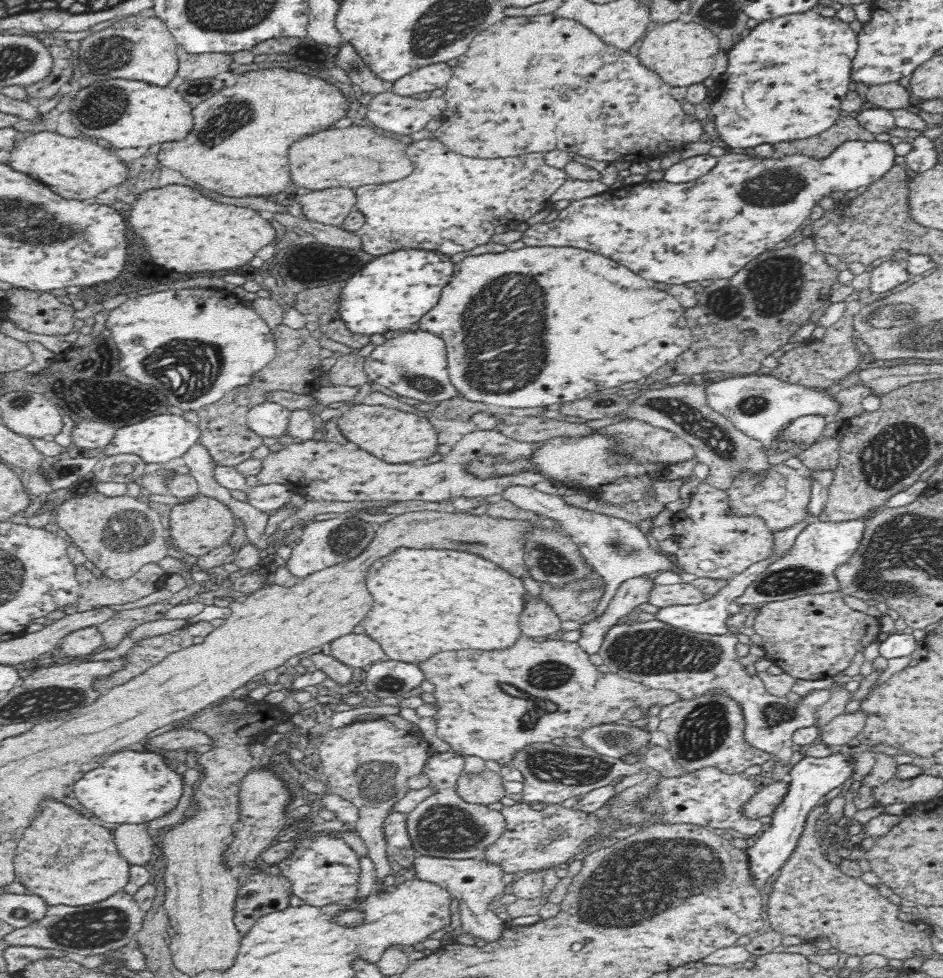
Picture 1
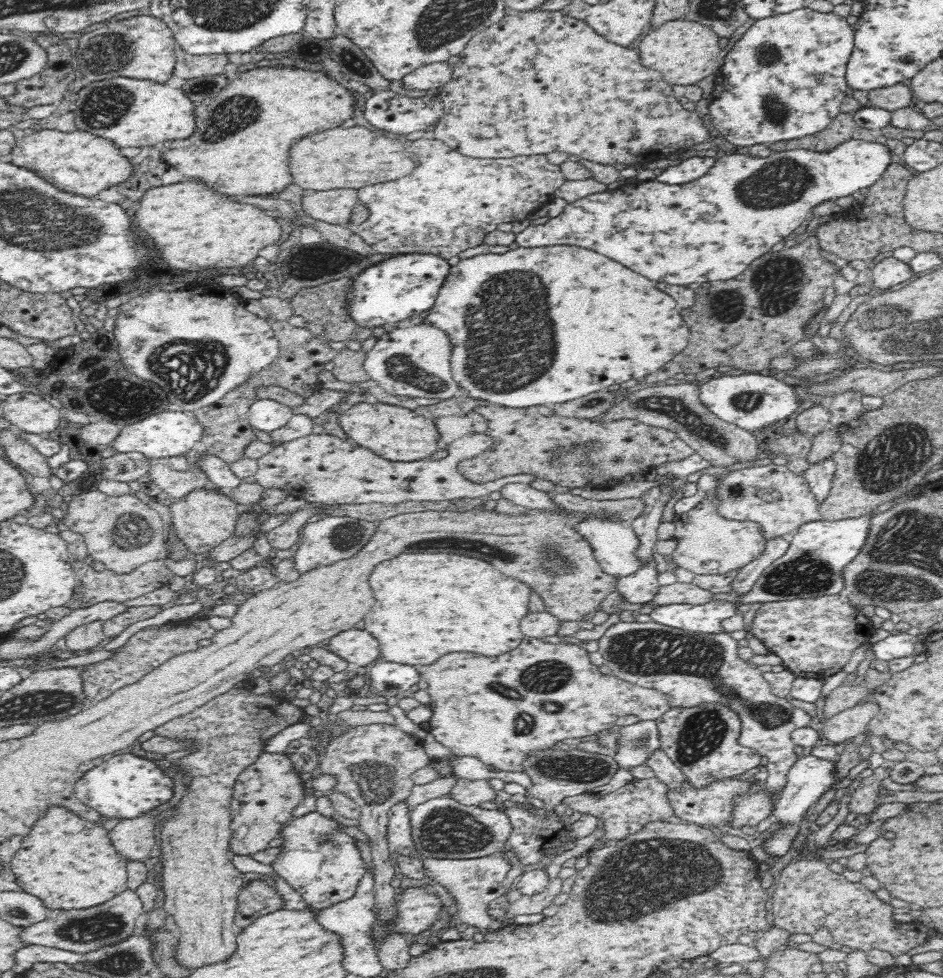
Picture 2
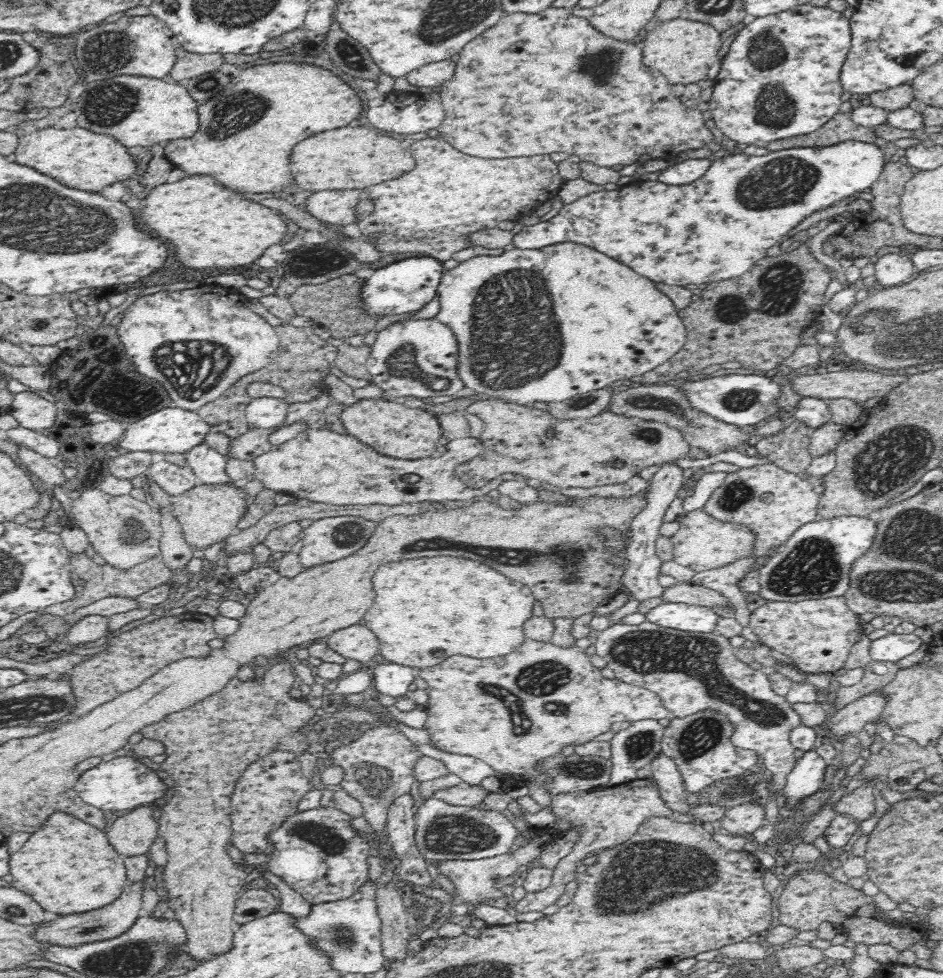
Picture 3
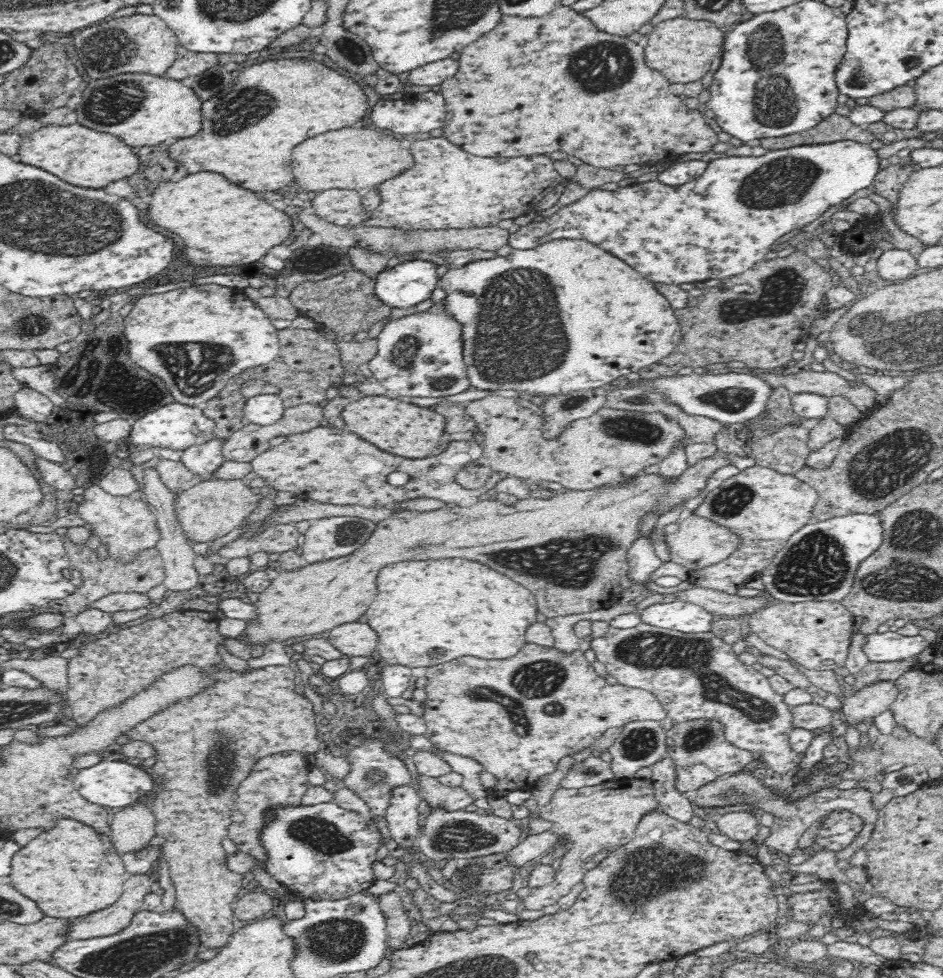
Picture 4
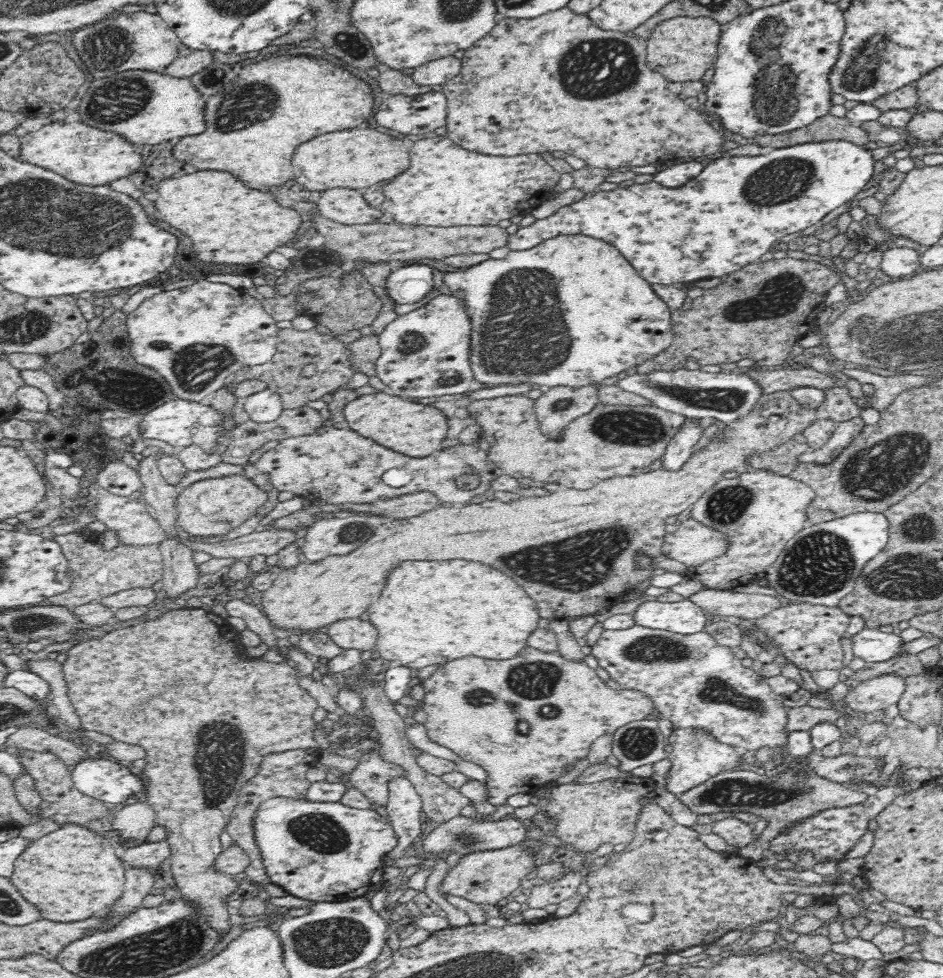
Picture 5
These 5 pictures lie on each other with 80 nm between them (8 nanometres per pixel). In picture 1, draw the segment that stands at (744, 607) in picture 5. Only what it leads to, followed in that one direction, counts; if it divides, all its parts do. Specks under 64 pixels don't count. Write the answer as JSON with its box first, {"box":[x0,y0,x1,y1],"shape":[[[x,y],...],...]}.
{"box":[648,583,706,608],"shape":[[[690,583],[654,584],[648,602],[658,608],[672,605],[692,605],[706,600],[706,595]]]}

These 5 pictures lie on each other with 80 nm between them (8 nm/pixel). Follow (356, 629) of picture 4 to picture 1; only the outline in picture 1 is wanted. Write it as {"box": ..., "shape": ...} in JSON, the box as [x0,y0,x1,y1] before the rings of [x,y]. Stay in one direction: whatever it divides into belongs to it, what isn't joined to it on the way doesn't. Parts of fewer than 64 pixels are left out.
{"box":[330,634,386,668],"shape":[[[348,634],[330,642],[330,650],[334,659],[344,665],[362,668],[386,659],[385,652],[372,638],[363,634]]]}

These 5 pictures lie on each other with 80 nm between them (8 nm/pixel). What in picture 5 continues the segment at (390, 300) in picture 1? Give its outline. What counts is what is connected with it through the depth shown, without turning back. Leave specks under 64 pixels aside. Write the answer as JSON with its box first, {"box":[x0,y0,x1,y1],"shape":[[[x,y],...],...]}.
{"box":[384,263,434,304],"shape":[[[423,263],[404,265],[397,269],[387,267],[384,278],[386,295],[396,304],[414,304],[434,288],[433,269]]]}

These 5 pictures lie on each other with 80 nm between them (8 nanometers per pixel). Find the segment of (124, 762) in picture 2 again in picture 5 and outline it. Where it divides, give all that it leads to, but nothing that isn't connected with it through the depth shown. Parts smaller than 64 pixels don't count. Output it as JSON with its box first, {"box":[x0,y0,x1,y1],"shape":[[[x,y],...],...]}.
{"box":[71,759,146,809],"shape":[[[86,759],[75,766],[71,774],[74,786],[88,797],[117,809],[131,796],[142,792],[146,783],[126,765],[110,759]]]}

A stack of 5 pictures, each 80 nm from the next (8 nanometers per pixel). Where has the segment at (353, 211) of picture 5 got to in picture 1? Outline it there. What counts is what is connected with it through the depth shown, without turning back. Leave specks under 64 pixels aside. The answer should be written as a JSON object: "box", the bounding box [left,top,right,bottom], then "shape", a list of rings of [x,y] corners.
{"box":[300,188,356,227],"shape":[[[328,188],[318,191],[302,191],[300,206],[306,218],[340,227],[356,204],[354,189]]]}

